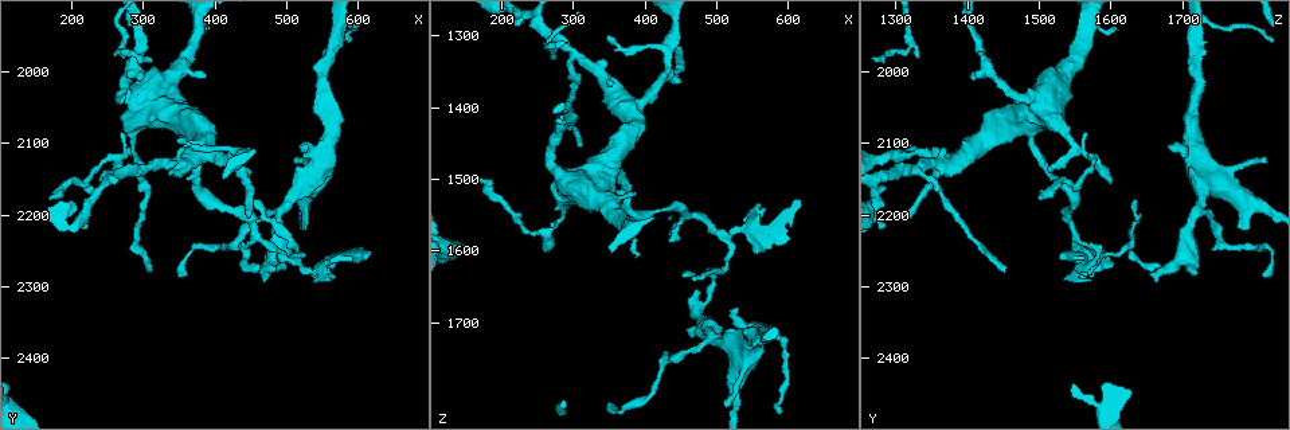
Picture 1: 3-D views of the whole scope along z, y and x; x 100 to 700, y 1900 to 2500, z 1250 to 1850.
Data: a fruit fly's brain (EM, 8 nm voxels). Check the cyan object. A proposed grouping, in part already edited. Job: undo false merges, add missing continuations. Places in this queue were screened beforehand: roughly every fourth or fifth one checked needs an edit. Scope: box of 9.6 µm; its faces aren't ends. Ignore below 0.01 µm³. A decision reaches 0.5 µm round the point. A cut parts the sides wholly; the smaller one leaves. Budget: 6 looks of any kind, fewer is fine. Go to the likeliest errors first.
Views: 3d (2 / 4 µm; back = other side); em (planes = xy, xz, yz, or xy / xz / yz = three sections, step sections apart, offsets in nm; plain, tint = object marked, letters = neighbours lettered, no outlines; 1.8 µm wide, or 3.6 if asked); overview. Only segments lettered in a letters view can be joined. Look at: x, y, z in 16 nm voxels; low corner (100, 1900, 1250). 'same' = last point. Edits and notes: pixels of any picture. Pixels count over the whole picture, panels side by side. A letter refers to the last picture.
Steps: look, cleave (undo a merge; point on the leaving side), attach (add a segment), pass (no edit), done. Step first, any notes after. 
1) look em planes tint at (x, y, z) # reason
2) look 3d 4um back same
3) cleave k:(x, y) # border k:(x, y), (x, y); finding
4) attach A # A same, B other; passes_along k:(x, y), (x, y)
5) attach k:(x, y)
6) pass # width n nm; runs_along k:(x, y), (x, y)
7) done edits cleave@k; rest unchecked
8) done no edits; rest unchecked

look 3d 4um back at (310, 2280, 1455) # long arm stops here

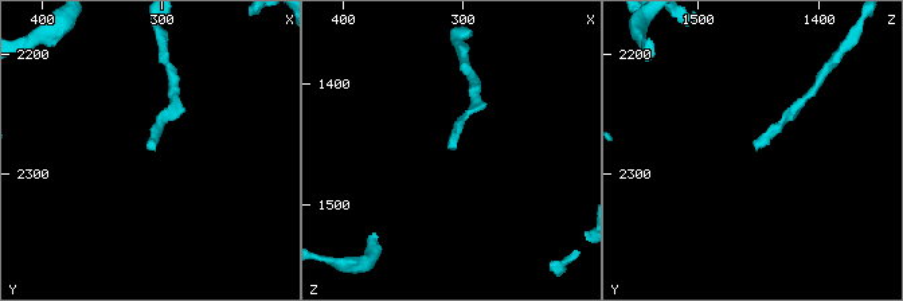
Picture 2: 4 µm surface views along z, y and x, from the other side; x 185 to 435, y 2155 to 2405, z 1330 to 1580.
look em planes plain at (310, 2278, 1450)

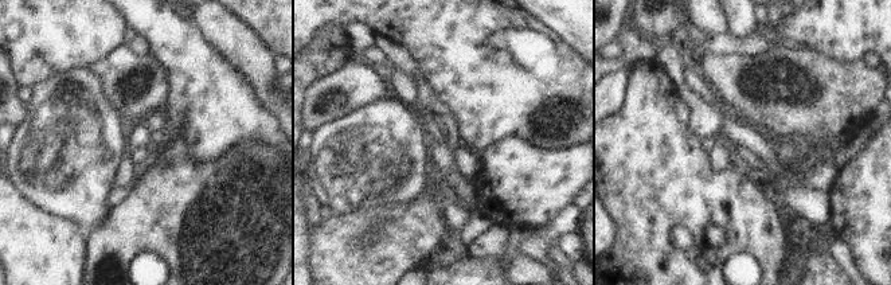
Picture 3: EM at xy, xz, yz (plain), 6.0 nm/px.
look em planes letters same # what lies round it

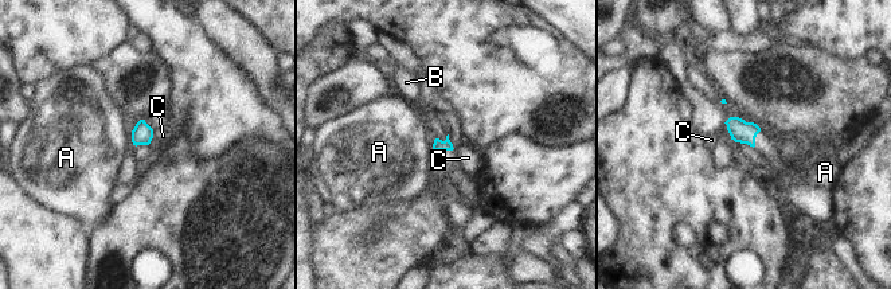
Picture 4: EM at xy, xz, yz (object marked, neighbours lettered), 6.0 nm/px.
pass # longest_contact C 100 nm; A other, B other, C other; border 4:(725, 122), (731, 137); none of them fits

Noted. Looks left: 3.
look em yz step 4 tint at (515, 2125, 1815) # an open end

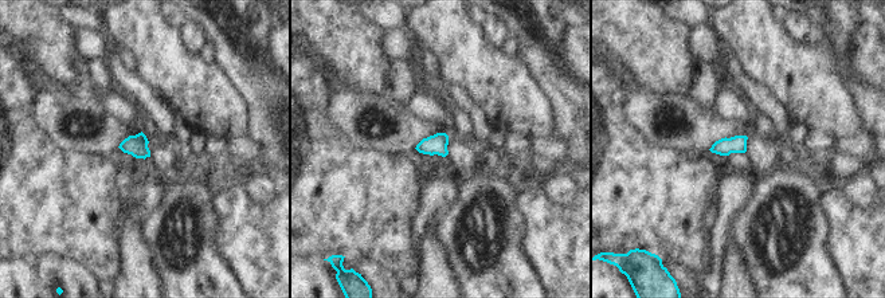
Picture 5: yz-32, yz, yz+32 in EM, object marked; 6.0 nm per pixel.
look em yz step 4 letters same

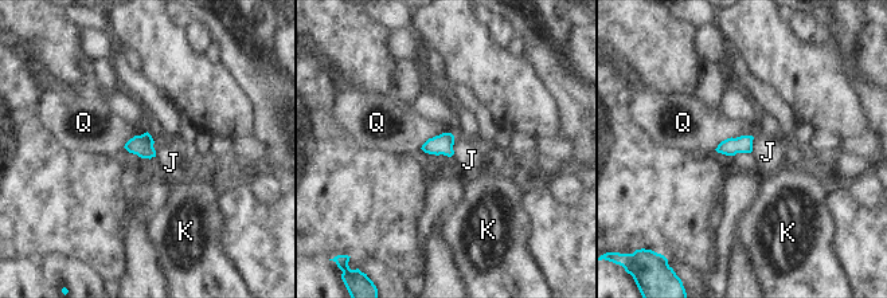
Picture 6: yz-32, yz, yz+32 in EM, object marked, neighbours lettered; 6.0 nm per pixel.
pass # J other, K other, Q other; border 6:(454, 137), (452, 155); none of them fits

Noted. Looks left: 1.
look em planes letters at (375, 2100, 1410) # three arms meet

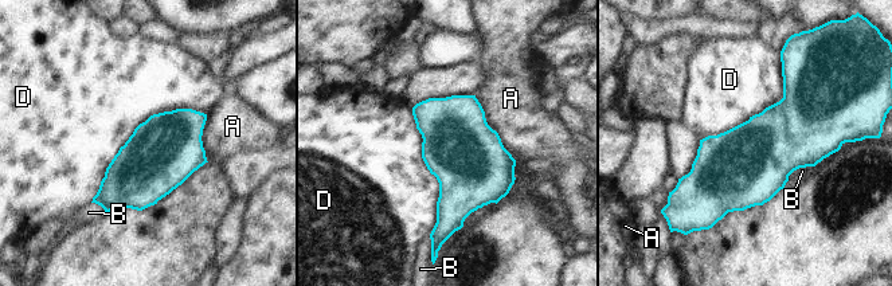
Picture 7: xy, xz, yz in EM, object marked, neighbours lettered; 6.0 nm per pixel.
pass # longest_contact D 850 nm; A other, B other, D other; border 7:(206, 113), (151, 114), (90, 202); all the same neuron

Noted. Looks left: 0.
done no edits; rest unchecked

